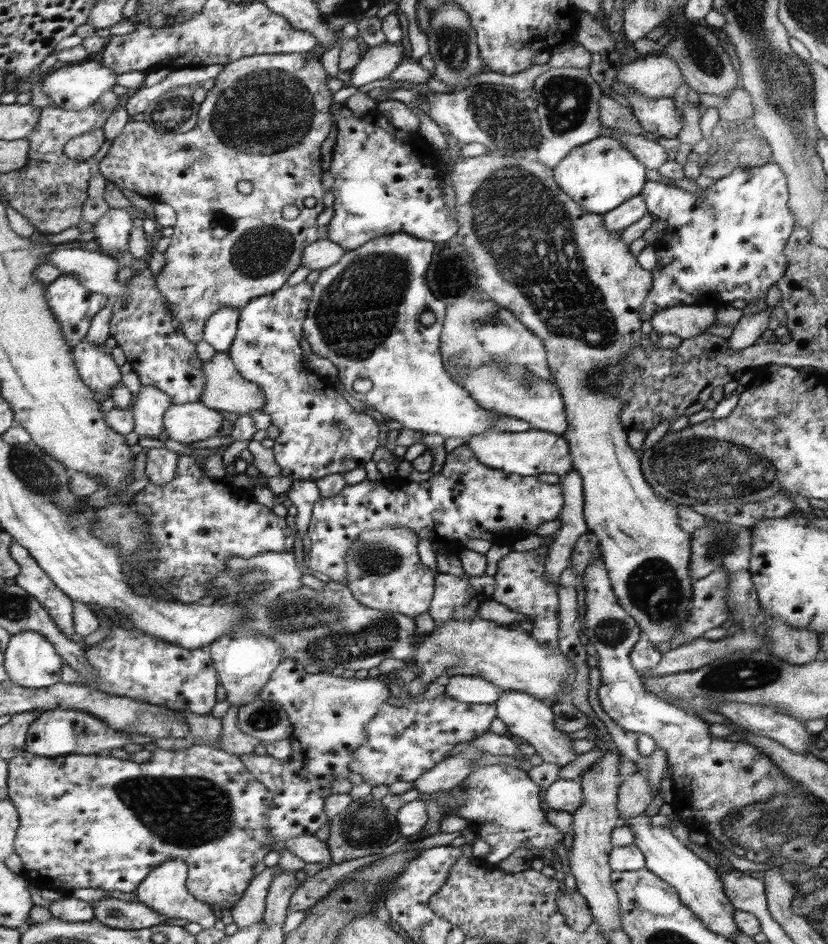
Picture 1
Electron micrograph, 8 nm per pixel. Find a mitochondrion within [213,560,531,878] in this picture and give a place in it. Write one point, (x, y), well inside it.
(350, 644)

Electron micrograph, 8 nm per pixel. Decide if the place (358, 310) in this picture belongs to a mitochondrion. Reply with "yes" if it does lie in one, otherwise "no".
yes

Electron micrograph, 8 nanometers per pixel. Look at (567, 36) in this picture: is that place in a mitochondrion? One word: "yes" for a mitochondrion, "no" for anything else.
no

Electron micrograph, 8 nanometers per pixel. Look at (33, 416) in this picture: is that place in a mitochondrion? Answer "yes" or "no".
no

